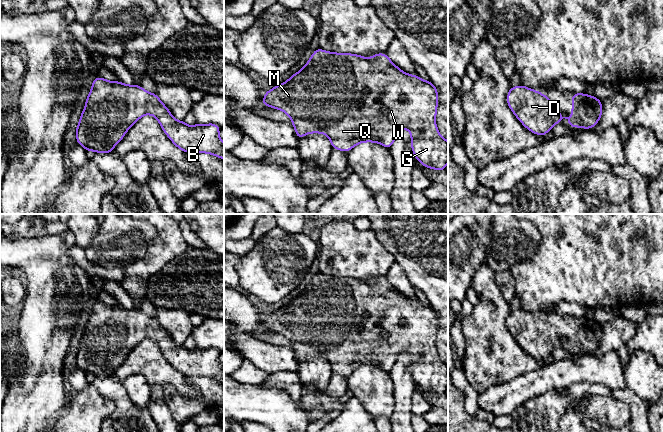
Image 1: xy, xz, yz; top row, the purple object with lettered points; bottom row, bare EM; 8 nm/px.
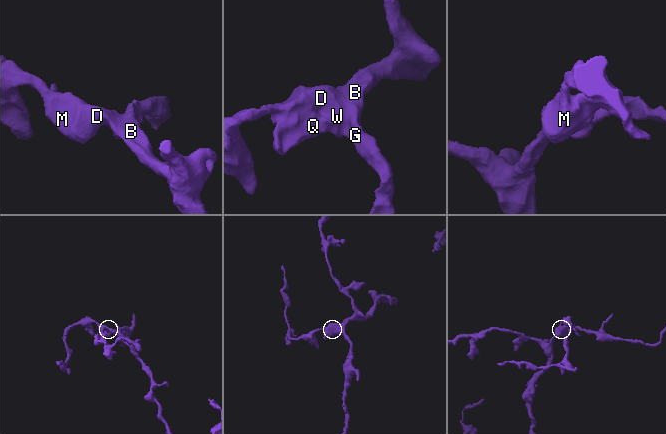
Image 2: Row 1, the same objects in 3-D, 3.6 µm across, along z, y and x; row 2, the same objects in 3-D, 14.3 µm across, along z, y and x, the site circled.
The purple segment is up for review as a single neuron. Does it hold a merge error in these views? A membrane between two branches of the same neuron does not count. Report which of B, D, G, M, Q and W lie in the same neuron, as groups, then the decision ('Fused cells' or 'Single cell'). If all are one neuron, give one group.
Groups: B D G M Q W. Single cell

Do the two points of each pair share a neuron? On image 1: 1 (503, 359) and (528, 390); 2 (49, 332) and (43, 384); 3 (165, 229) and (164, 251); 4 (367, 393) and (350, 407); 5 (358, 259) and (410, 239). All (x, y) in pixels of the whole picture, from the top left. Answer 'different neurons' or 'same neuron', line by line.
1: different neurons
2: same neuron
3: same neuron
4: different neurons
5: different neurons

